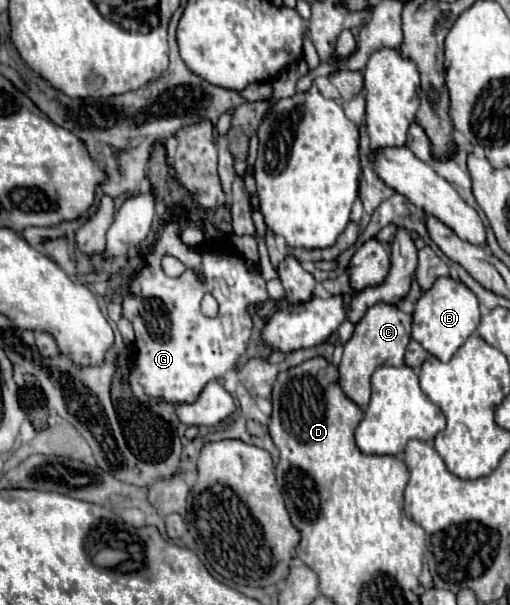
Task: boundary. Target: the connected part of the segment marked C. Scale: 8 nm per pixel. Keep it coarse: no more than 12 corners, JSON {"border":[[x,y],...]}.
{"border":[[379,303],[355,323],[339,363],[343,393],[363,411],[371,375],[403,365],[413,317]]}

